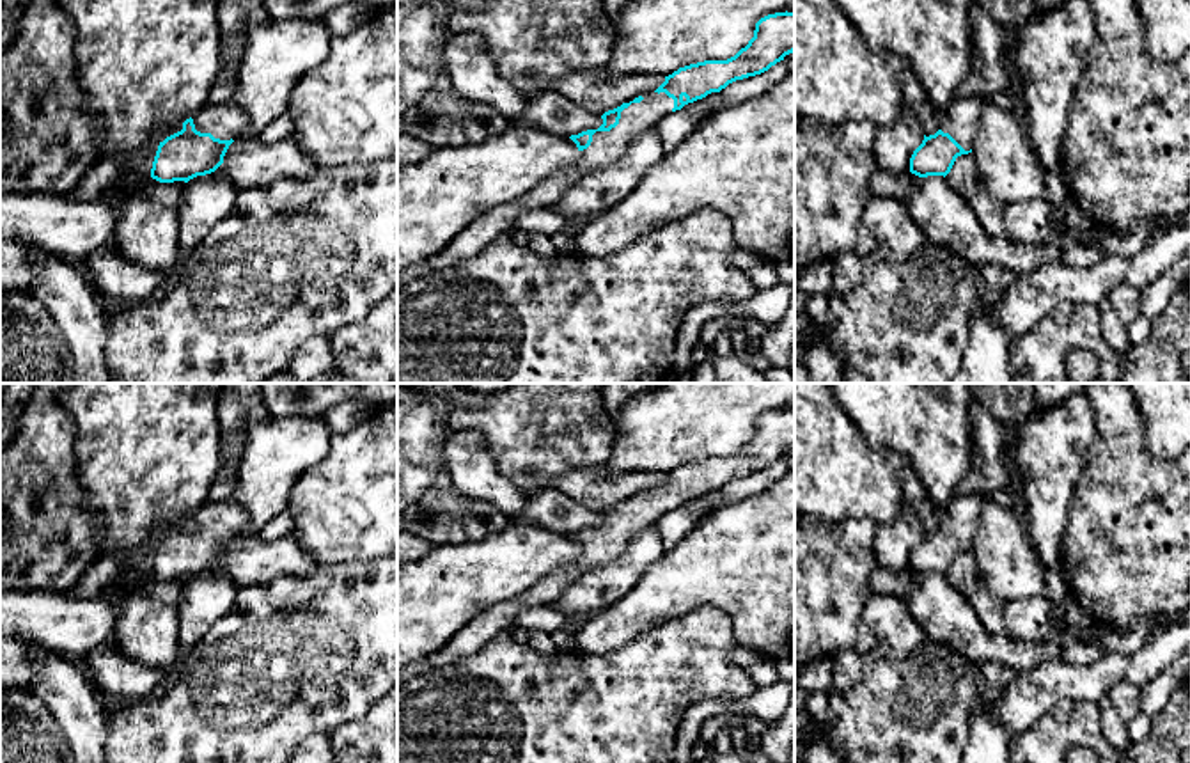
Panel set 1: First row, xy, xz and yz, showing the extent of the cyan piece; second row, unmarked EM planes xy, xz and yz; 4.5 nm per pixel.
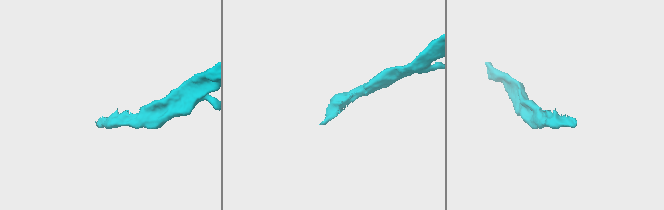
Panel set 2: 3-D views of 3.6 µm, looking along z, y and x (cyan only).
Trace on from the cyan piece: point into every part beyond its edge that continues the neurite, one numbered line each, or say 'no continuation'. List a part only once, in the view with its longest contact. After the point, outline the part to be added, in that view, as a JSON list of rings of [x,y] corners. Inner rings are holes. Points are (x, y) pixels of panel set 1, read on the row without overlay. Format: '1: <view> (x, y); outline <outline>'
1: xz (607, 543); outline [[[653,488],[642,492],[642,495],[640,500],[631,500],[621,509],[615,525],[596,529],[591,543],[580,548],[575,559],[541,578],[520,596],[474,616],[438,653],[408,664],[397,678],[397,687],[433,669],[454,664],[463,657],[475,655],[497,635],[509,632],[513,619],[520,612],[553,605],[585,571],[617,559],[633,538],[644,529],[658,525],[658,520],[674,506],[674,497],[665,490],[658,492]]]

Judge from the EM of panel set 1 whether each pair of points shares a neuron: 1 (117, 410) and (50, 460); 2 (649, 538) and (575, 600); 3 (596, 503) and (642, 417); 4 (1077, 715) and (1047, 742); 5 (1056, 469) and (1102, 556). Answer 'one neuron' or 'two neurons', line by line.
1: two neurons
2: one neuron
3: two neurons
4: one neuron
5: two neurons

